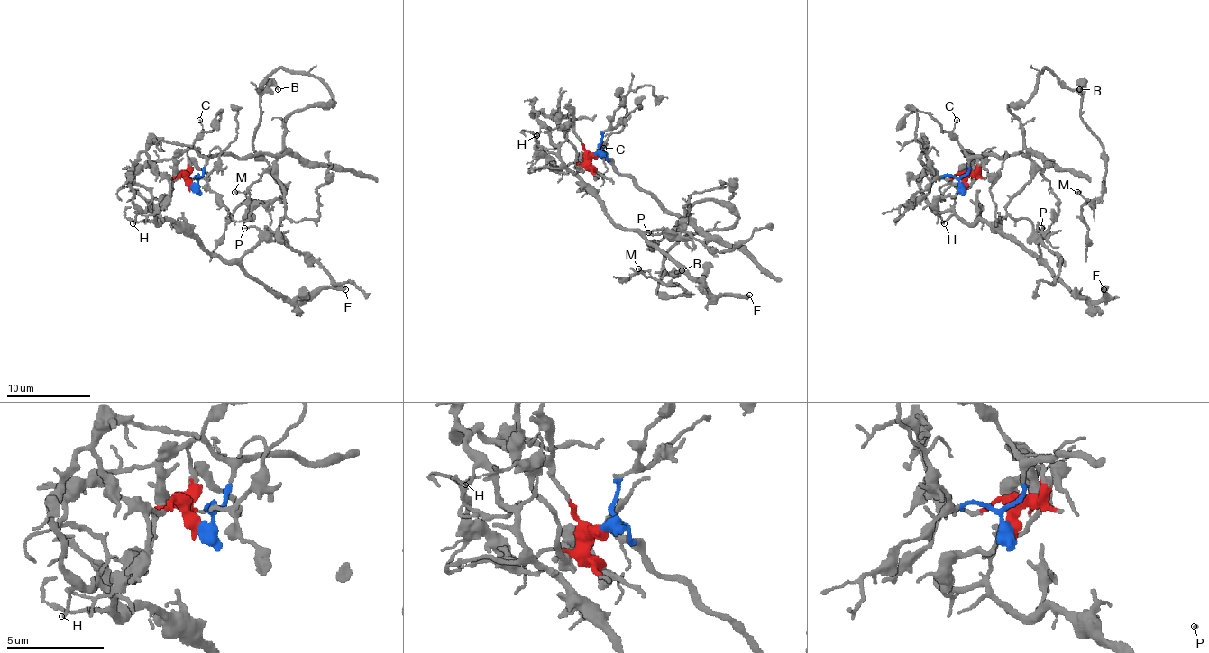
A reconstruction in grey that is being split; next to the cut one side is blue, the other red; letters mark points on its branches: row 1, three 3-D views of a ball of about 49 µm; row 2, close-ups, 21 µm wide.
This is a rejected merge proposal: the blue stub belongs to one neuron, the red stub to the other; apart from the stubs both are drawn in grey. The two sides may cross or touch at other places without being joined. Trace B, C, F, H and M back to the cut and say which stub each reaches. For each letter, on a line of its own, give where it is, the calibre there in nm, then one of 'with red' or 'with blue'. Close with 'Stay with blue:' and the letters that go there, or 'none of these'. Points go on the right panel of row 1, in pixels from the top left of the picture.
B: place (1079, 89); calibre 320 nm; with blue
C: place (957, 120); calibre 100 nm; with blue
F: place (1103, 289); calibre 440 nm; with red
H: place (944, 223); calibre 140 nm; with red
M: place (1077, 192); calibre 140 nm; with blue
Stay with blue: B, C, M

